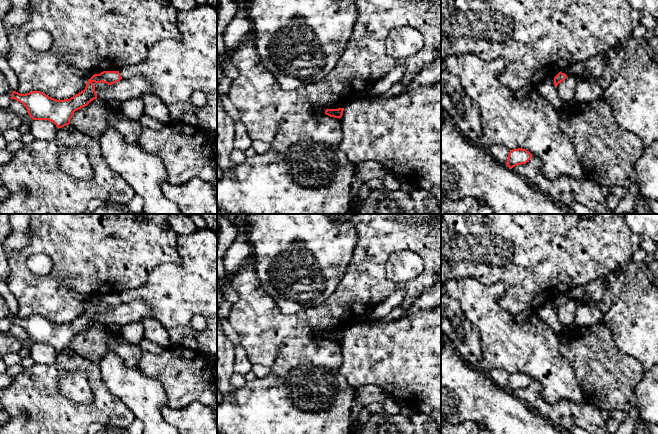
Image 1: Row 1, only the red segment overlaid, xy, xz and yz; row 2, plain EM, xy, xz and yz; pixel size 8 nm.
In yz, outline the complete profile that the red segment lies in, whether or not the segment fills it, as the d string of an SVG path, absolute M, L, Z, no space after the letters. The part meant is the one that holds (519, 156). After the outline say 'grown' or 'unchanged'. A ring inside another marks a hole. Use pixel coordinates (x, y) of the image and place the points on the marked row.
M513 149L509 152L506 165L512 169L517 165L526 164L531 158L532 154L526 149Z | unchanged

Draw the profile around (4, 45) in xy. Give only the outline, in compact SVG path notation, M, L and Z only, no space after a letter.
M0 18L0 54L7 57L9 49L7 29L4 26L2 18Z

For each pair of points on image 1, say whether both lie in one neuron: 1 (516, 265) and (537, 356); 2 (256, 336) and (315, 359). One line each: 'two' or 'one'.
1: two
2: two

